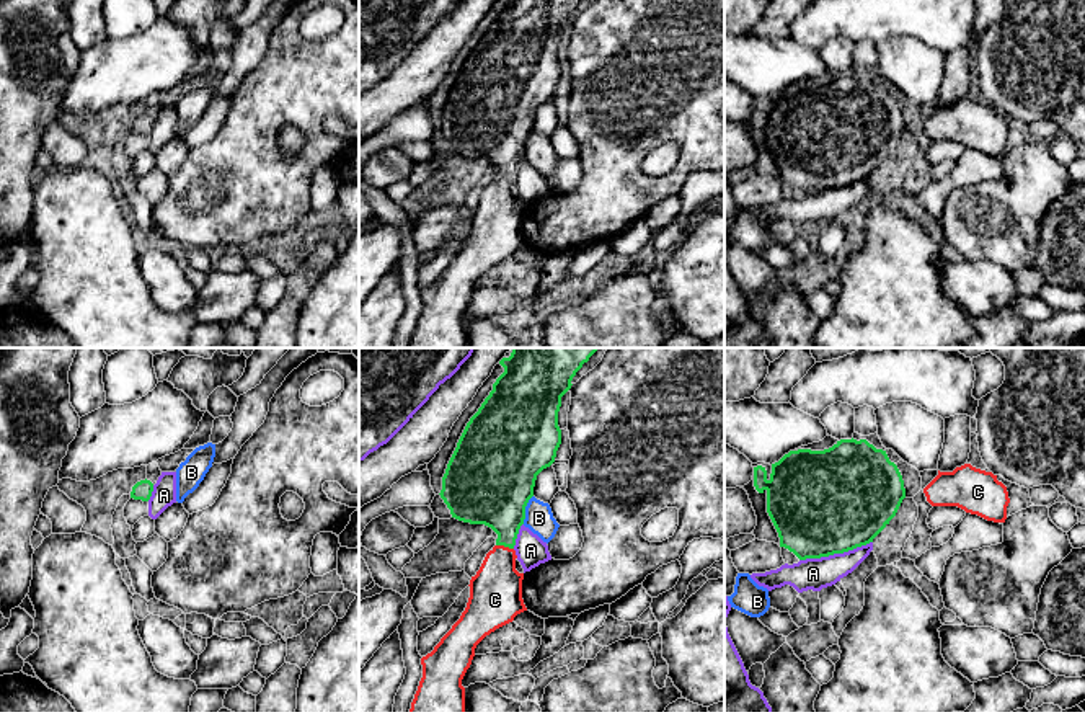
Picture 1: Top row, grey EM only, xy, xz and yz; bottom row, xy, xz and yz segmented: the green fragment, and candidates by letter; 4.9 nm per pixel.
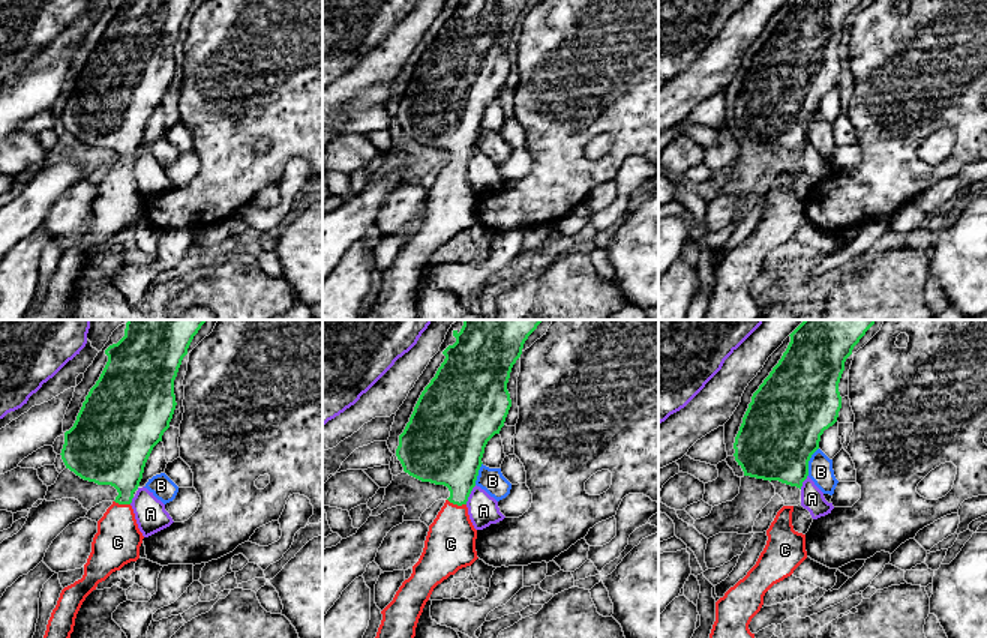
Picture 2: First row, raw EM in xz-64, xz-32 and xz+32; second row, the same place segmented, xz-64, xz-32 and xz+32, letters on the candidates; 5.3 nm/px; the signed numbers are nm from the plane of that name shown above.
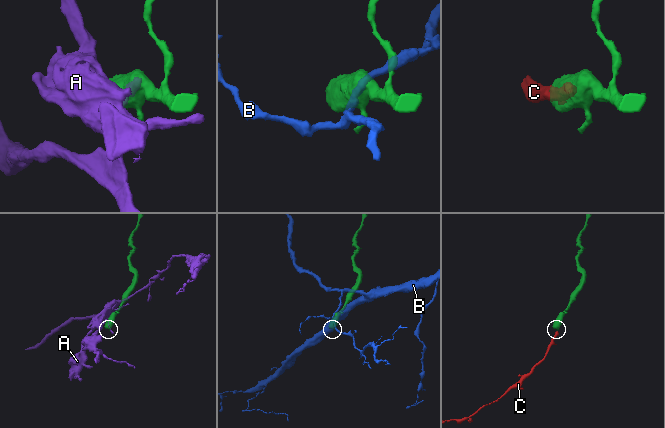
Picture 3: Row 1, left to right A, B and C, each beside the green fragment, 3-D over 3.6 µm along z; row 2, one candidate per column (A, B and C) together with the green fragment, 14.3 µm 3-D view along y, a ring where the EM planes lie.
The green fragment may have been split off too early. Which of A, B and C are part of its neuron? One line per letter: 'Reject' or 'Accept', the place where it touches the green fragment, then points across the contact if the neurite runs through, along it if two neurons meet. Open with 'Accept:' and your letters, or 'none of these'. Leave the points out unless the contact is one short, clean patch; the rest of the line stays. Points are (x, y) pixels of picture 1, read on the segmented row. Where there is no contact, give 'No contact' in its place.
Accept: C
A: Reject. Touches green at yz (836, 552)
B: Reject. Touches green at xz (524, 510)
C: Accept. Touches green at xz (504, 546). Path across: xz (496, 497), (504, 511), (504, 546), (498, 567), (496, 590)

